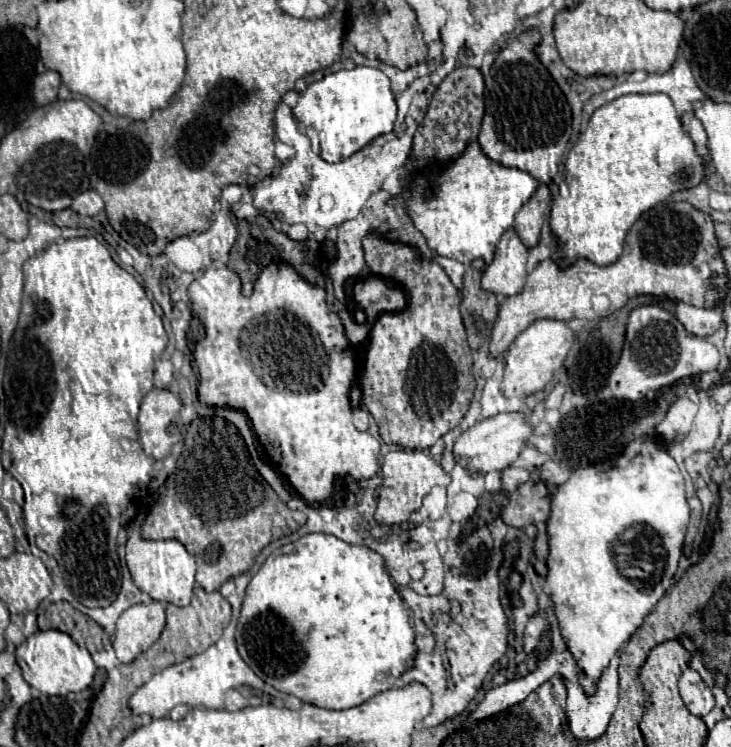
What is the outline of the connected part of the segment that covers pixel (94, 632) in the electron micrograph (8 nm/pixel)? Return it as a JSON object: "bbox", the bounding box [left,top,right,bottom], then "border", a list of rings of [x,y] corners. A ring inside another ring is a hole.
{"bbox":[38,601,106,653],"border":[[[67,601],[51,604],[38,612],[38,627],[41,630],[56,629],[69,634],[76,642],[81,642],[88,651],[94,653],[94,646],[102,646],[106,633],[90,617],[82,614]]]}

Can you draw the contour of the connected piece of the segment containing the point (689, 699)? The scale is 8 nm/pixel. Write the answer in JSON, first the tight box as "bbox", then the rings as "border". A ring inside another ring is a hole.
{"bbox":[678,668,714,716],"border":[[[686,668],[678,680],[680,696],[694,716],[706,716],[714,708],[714,696],[704,680],[692,668]]]}

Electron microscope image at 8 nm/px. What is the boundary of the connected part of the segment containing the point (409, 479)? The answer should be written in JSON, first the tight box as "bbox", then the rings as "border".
{"bbox":[376,450,450,524],"border":[[[394,450],[384,456],[382,464],[382,486],[378,494],[376,520],[380,524],[400,524],[408,520],[410,512],[420,510],[422,498],[430,494],[434,486],[448,486],[450,474],[446,474],[432,456],[422,450]]]}

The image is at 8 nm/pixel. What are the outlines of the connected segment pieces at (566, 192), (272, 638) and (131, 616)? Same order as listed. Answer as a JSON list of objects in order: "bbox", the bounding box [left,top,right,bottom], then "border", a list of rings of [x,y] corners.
[{"bbox":[549,94,704,266],"border":[[[626,94],[592,114],[588,128],[580,134],[580,140],[566,158],[563,174],[549,215],[550,234],[558,240],[554,254],[556,264],[572,266],[572,262],[584,258],[598,266],[606,266],[614,264],[622,254],[624,238],[640,214],[658,202],[664,202],[672,192],[696,186],[704,178],[704,166],[666,94]]]},{"bbox":[236,534,416,710],"border":[[[306,534],[306,536],[298,538],[296,542],[284,544],[282,548],[274,550],[266,558],[264,566],[252,576],[252,580],[246,588],[246,596],[242,602],[242,612],[240,612],[238,628],[236,628],[236,644],[238,644],[240,656],[244,658],[244,662],[248,662],[248,666],[252,666],[254,674],[260,676],[266,684],[274,686],[280,692],[292,694],[292,696],[300,698],[302,702],[314,704],[318,708],[328,708],[328,710],[346,710],[352,706],[360,706],[366,700],[370,700],[372,696],[376,696],[378,692],[390,690],[394,686],[394,680],[404,670],[408,670],[412,666],[412,654],[416,652],[414,630],[408,624],[408,610],[404,608],[398,590],[390,582],[390,576],[384,568],[384,560],[376,552],[372,552],[364,546],[346,544],[330,534]]]},{"bbox":[114,604,164,662],"border":[[[136,604],[130,606],[116,622],[114,650],[120,662],[132,662],[140,652],[148,650],[164,630],[164,604]]]}]

